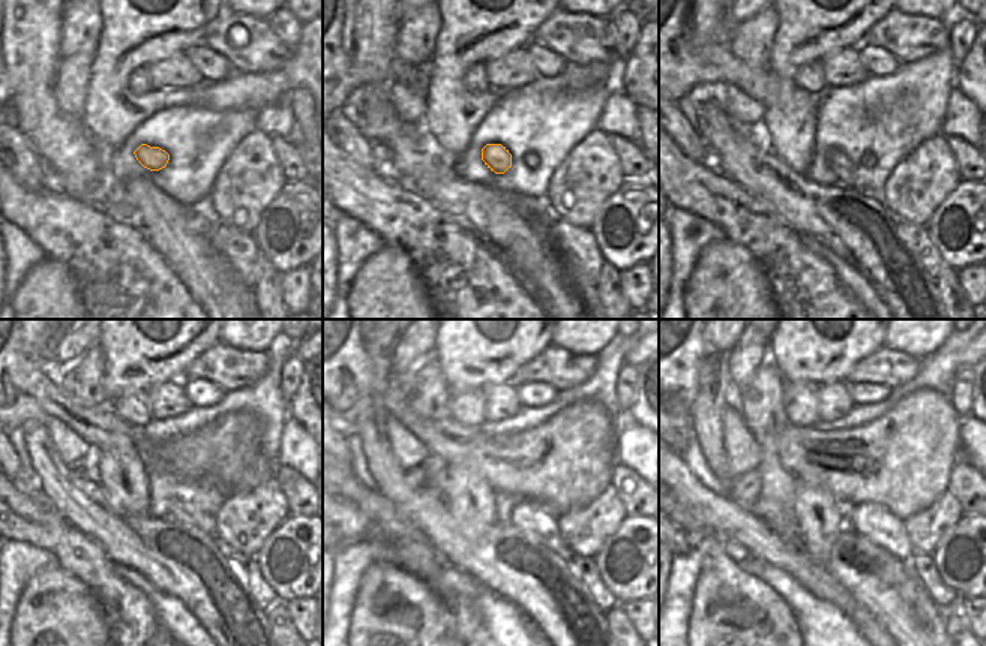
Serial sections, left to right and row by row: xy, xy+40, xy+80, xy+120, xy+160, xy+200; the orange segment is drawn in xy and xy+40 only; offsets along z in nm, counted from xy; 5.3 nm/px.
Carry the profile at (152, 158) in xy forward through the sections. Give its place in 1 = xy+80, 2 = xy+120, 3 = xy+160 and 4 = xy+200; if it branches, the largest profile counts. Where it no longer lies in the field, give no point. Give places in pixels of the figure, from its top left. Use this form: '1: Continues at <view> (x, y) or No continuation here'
1: Continues at xy+80 (838, 162)
2: Continues at xy+120 (188, 514)
3: Continues at xy+160 (530, 516)
4: Continues at xy+200 (872, 520).

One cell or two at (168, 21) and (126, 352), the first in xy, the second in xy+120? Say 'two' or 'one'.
one

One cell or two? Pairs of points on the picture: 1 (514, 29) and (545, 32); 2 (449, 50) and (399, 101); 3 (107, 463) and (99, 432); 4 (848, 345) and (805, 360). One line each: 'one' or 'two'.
1: two
2: two
3: two
4: one

